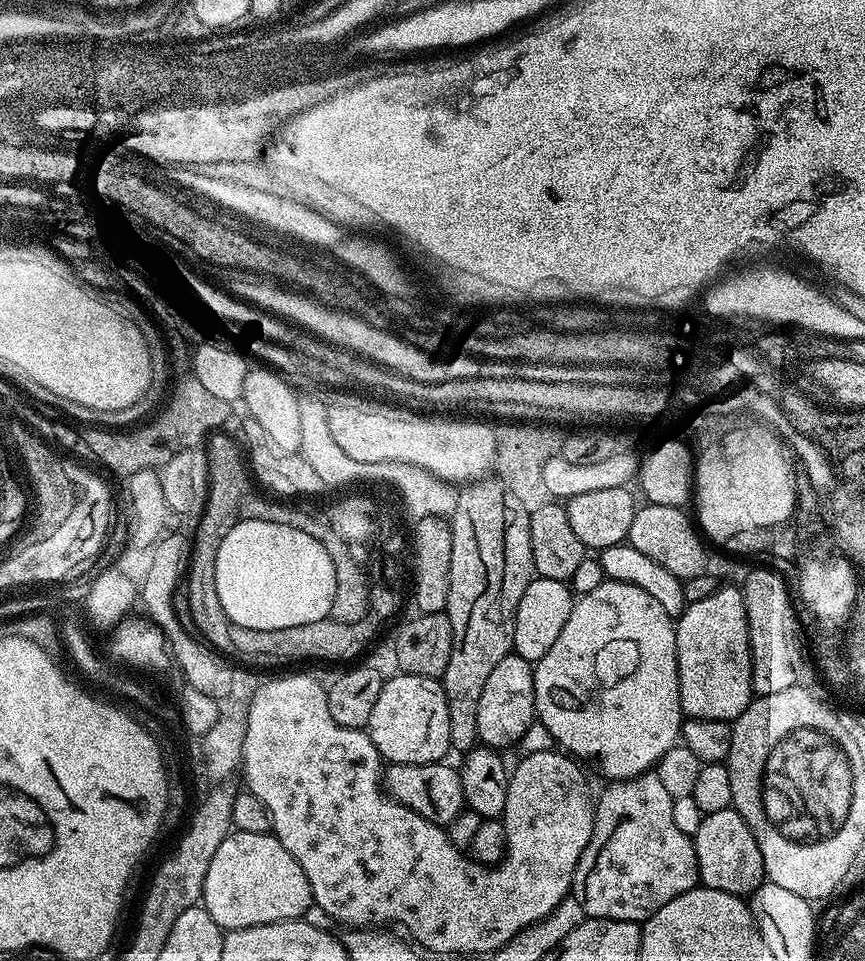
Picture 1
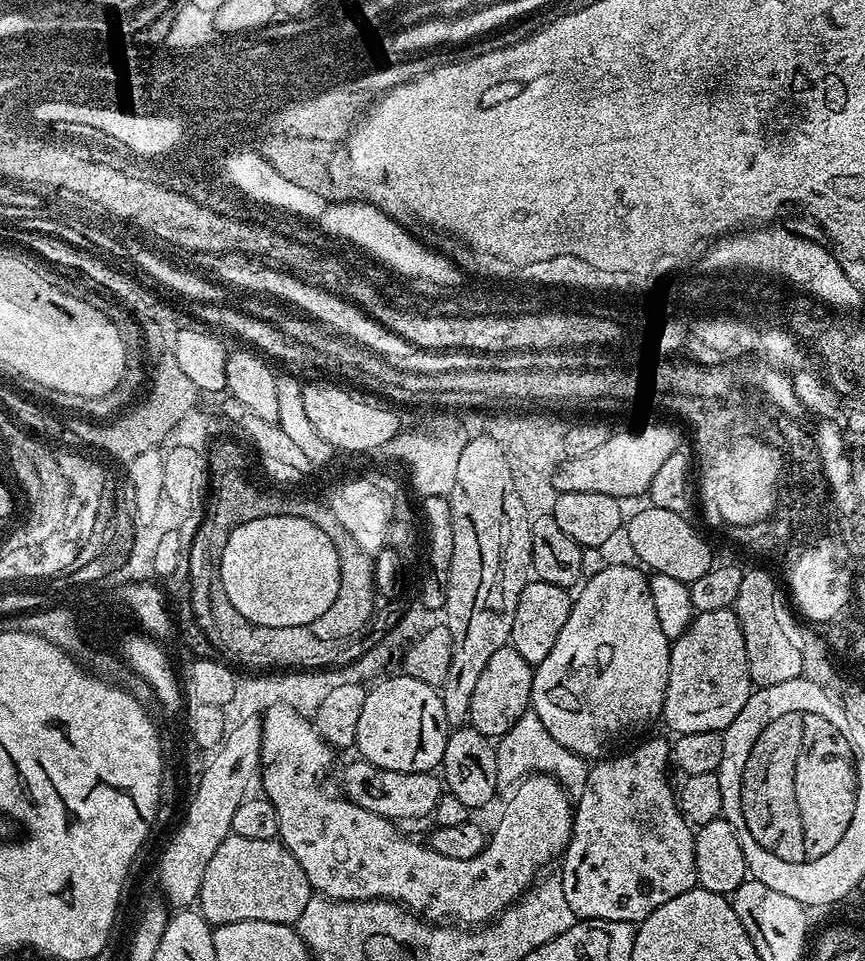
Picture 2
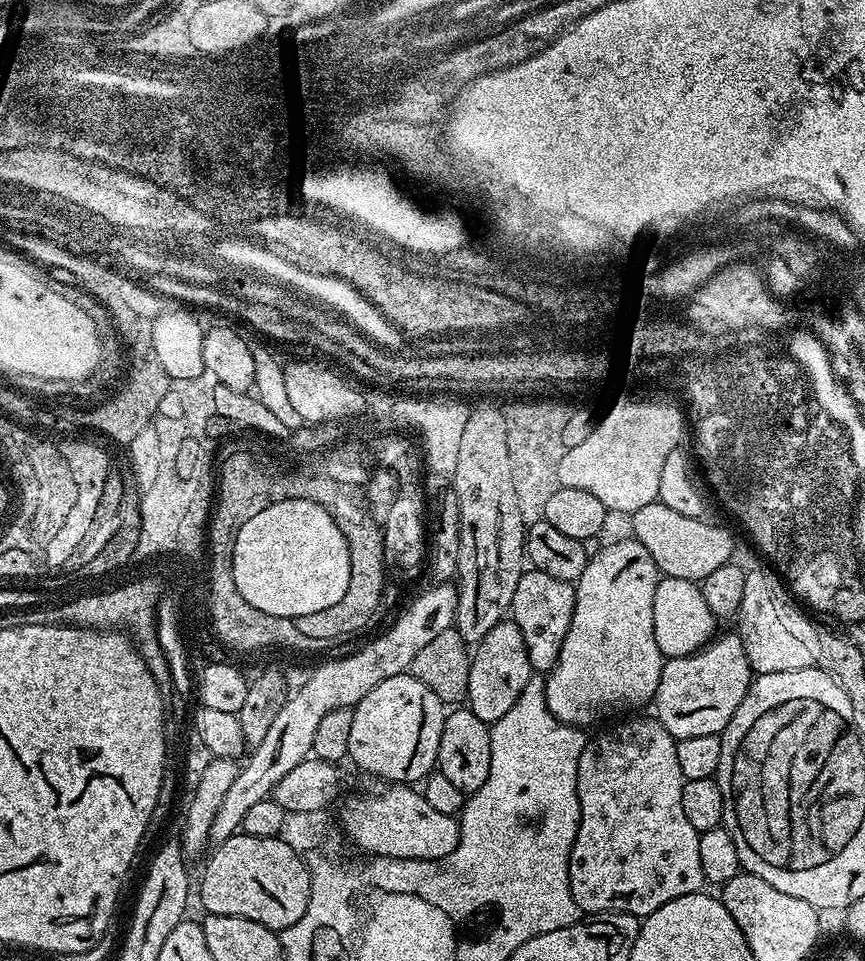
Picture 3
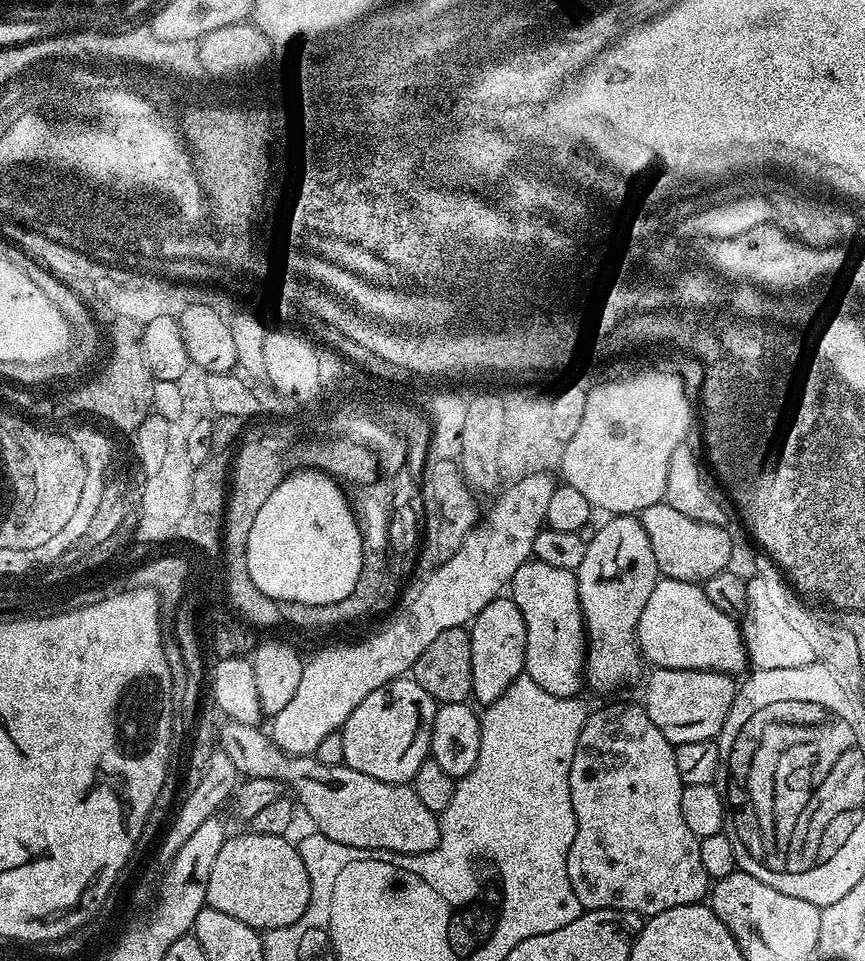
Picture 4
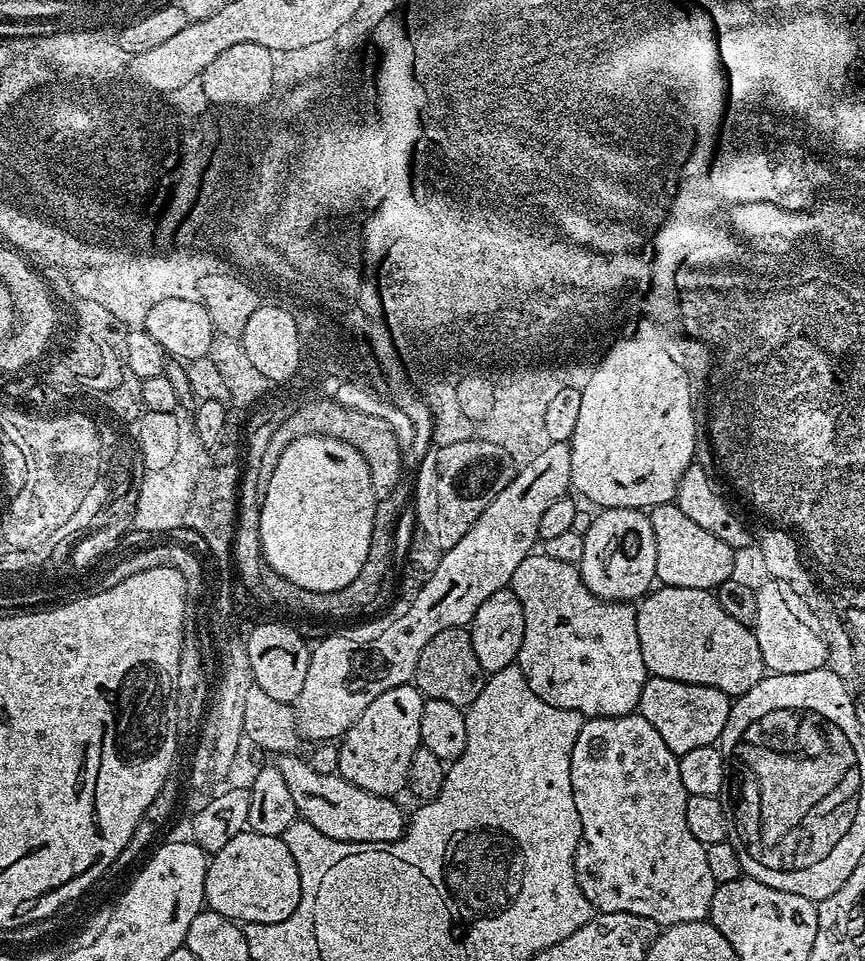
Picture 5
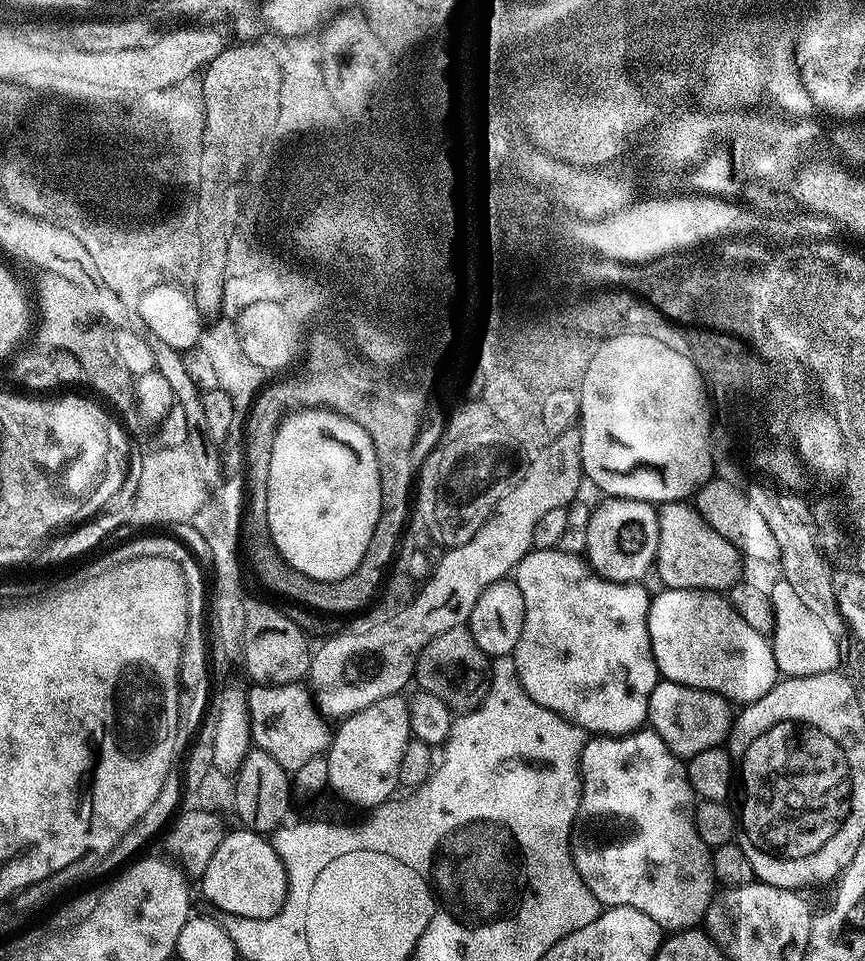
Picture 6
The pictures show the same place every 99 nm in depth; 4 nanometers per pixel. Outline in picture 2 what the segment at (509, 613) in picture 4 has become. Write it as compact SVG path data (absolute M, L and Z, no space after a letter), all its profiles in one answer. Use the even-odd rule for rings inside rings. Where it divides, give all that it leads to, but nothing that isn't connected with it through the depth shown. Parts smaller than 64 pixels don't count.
M505 646L502 650L497 650L491 656L490 662L486 662L486 670L482 670L474 686L468 711L471 727L477 728L490 738L505 736L510 726L514 726L514 722L518 722L518 718L522 718L522 714L529 711L532 702L533 671L533 665L528 664L516 648Z

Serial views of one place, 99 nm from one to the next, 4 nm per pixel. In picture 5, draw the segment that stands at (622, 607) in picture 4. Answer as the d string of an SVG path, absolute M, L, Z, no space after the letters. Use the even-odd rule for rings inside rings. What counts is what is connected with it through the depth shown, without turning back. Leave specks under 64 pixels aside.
M638 508L597 511L593 525L584 533L584 553L578 567L586 586L603 600L636 602L649 595L657 579L654 530L648 521L648 512Z

